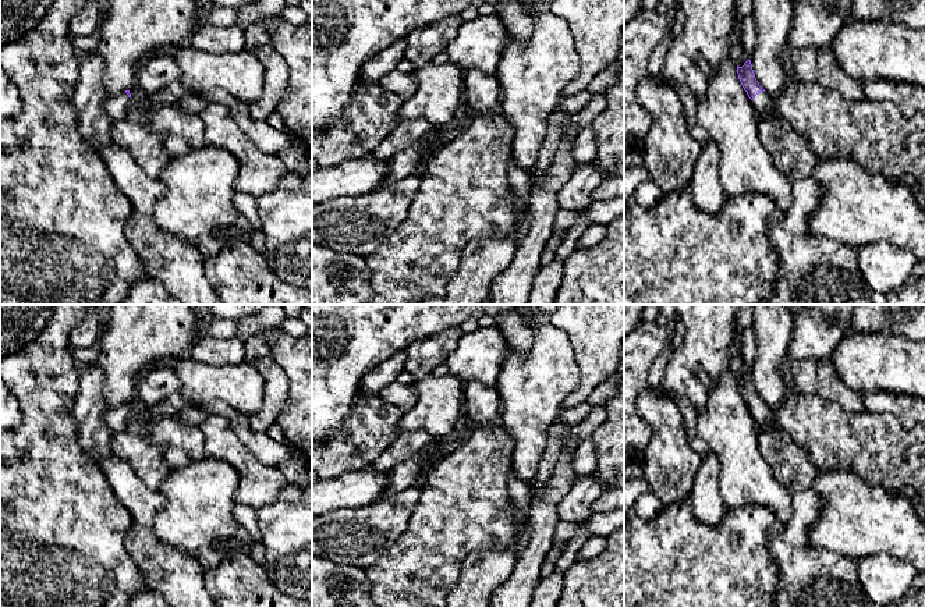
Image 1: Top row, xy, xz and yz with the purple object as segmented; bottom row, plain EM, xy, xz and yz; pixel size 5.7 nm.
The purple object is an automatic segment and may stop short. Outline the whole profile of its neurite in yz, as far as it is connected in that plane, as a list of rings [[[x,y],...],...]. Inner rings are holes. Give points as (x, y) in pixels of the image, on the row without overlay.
[[[747,372],[743,379],[737,377],[737,386],[759,430],[775,427],[775,413],[756,393],[751,372]]]

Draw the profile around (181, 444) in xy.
[[[178,416],[152,420],[142,433],[162,452],[171,469],[206,457],[202,430],[198,426],[189,426]]]

